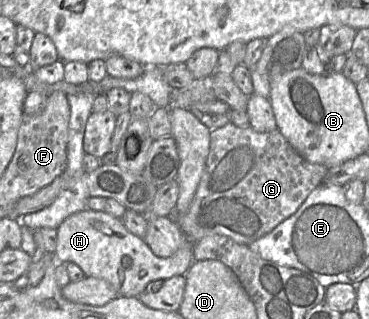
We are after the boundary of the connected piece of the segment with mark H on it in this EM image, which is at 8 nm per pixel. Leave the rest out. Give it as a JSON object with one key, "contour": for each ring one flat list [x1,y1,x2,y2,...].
{"contour":[[85,209,68,216,56,229,58,243,55,253,46,254,45,262,39,255,28,269,30,286,37,286,44,277,48,263,76,263,87,277,98,277,109,282,123,297,138,297,155,280,185,275,193,260,193,241,188,239,177,252,167,258,157,257,144,239,132,234,122,220,105,211]]}

